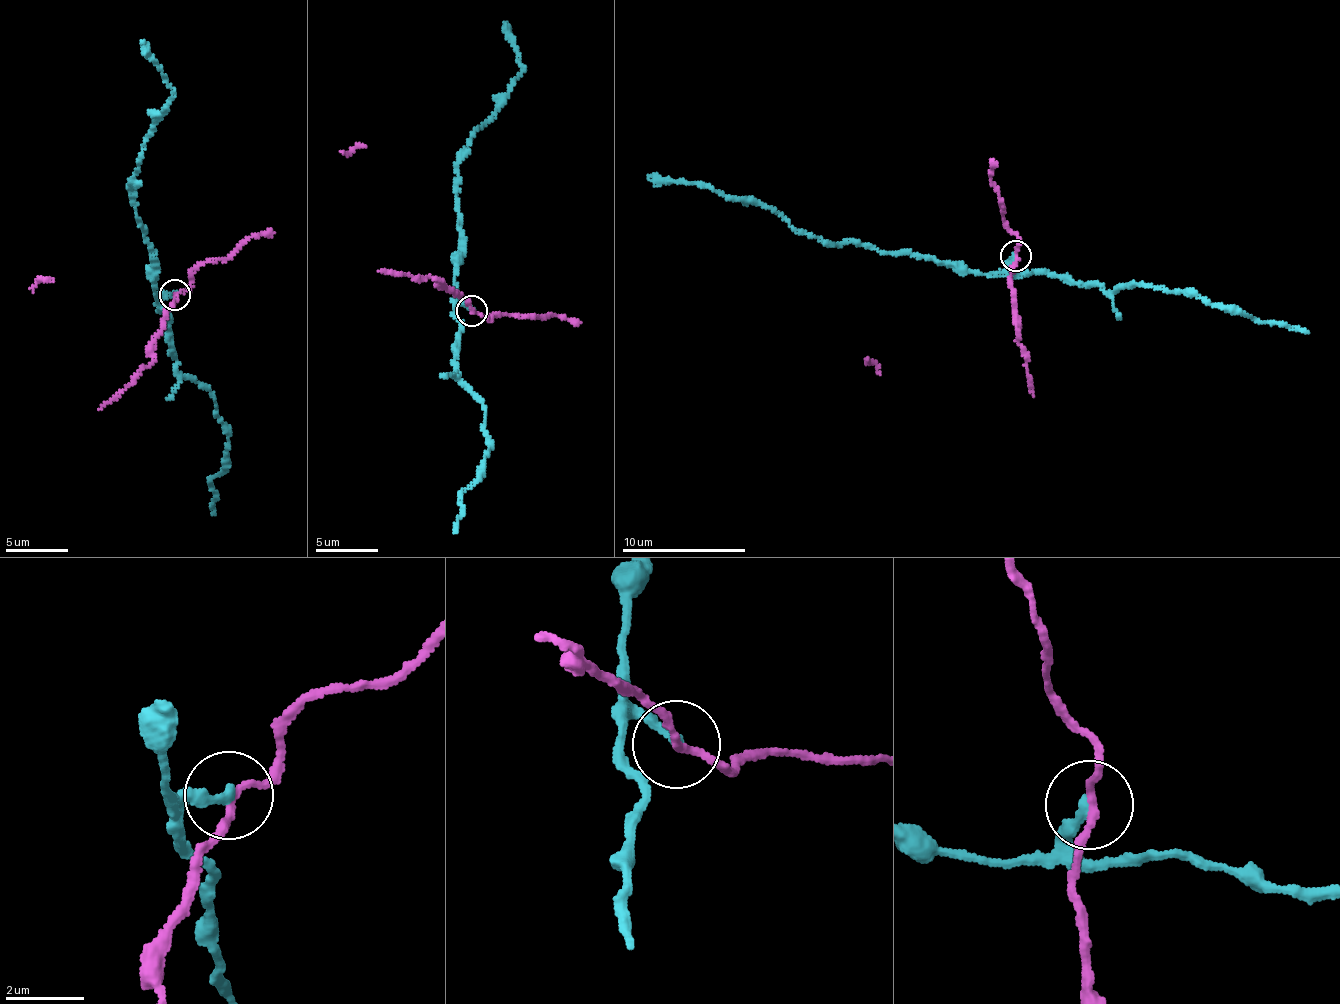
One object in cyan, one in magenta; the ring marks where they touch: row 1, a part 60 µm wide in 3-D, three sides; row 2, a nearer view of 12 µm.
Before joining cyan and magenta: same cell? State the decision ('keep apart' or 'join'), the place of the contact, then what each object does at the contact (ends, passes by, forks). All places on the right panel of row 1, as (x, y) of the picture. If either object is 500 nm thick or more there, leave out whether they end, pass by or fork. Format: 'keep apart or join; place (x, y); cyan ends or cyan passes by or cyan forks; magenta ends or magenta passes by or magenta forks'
keep apart; place (1015, 256); cyan ends; magenta passes by

